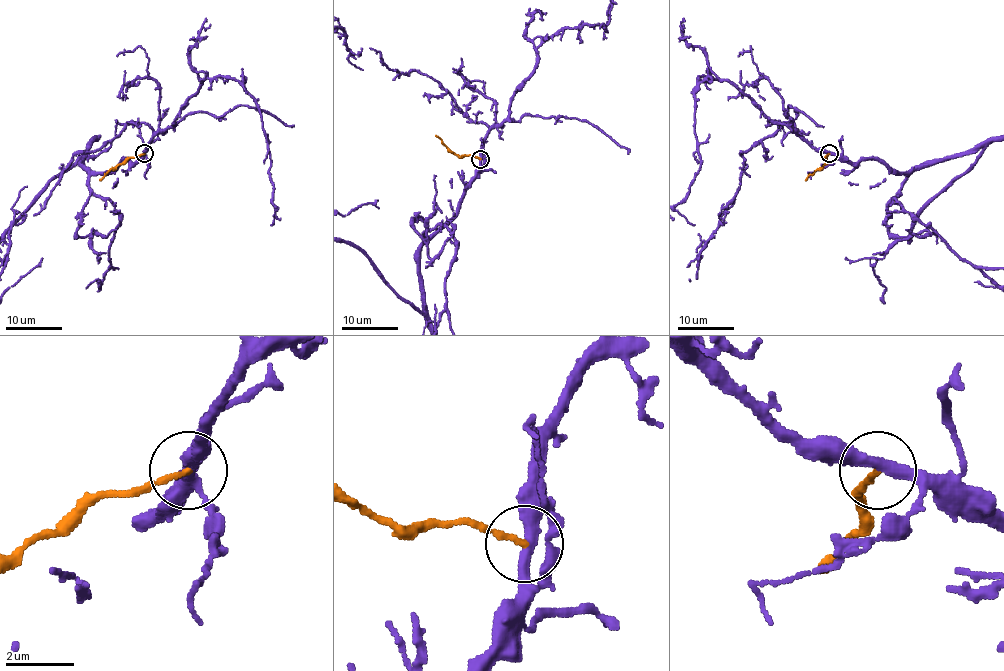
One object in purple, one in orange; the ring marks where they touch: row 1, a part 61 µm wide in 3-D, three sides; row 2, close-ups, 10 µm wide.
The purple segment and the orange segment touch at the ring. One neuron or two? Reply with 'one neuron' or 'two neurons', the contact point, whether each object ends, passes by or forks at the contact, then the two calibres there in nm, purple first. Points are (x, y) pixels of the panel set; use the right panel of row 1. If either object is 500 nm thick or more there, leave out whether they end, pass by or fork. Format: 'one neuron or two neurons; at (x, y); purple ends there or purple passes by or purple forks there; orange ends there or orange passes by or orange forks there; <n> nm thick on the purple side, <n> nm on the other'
two neurons; at (829, 153); purple passes by; orange ends there; 360 nm thick on the purple side, 170 nm on the other

